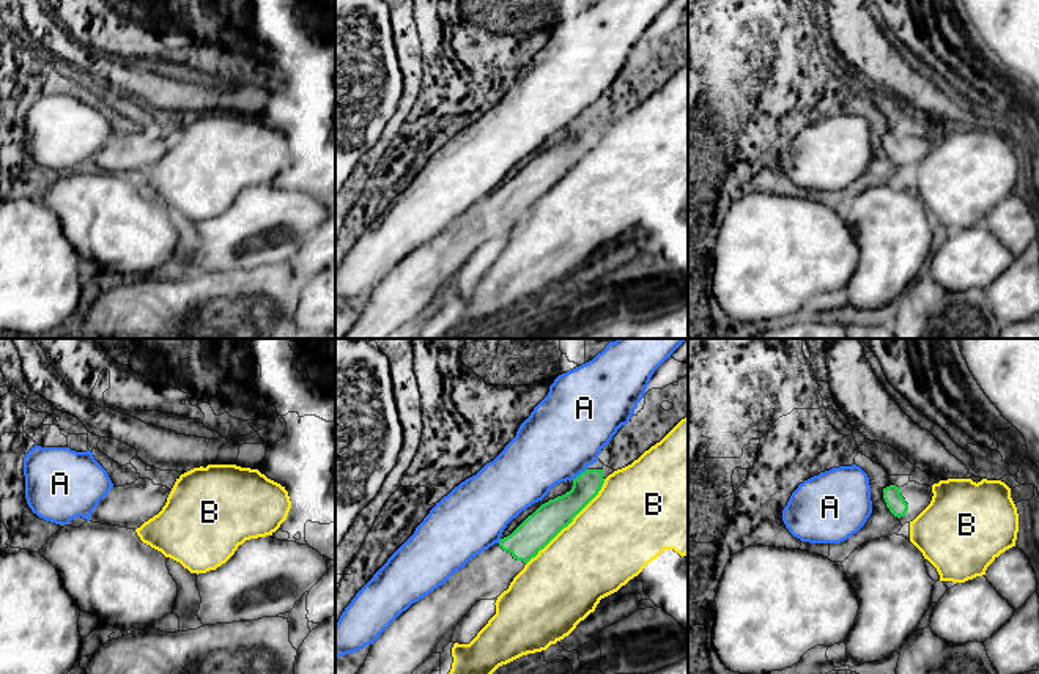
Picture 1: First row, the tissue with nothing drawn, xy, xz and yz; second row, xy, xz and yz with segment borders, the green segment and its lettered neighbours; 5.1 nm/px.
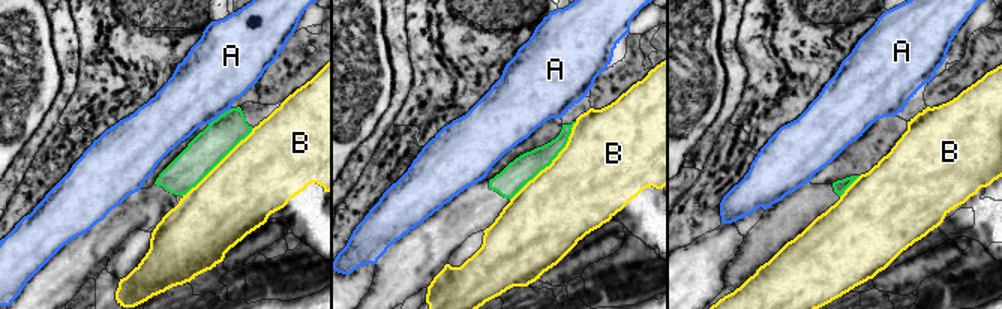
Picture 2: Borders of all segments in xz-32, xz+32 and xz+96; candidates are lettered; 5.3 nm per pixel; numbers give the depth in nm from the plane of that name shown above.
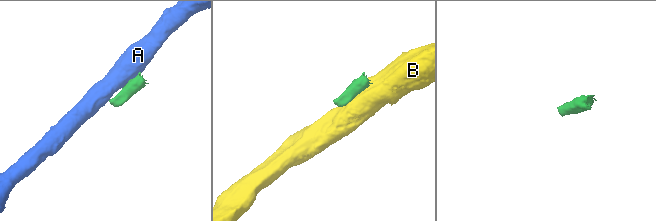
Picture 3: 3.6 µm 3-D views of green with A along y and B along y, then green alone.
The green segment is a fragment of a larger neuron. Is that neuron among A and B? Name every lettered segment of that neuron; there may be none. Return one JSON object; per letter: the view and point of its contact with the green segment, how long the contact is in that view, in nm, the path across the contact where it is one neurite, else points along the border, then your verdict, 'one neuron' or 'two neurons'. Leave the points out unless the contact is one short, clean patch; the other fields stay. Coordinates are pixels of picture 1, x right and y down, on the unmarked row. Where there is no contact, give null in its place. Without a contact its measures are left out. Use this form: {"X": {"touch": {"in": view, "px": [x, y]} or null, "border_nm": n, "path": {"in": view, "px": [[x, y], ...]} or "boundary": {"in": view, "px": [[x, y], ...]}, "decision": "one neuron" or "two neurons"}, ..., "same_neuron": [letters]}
{"A": {"touch": {"in": "xz", "px": [580, 122]}, "border_nm": 100, "boundary": {"in": "xz", "px": [[586, 115], [572, 126]]}, "decision": "two neurons"}, "B": {"touch": {"in": "xz", "px": [569, 170]}, "border_nm": 600, "decision": "two neurons"}, "same_neuron": []}

